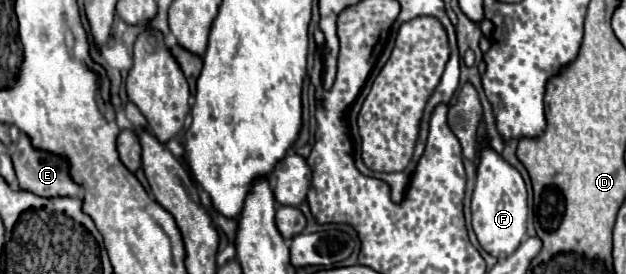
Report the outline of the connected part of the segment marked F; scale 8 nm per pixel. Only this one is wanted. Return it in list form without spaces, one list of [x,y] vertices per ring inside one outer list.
[[[490,138],[482,140],[480,162],[476,170],[476,186],[472,192],[472,228],[478,236],[480,246],[494,258],[510,256],[526,234],[526,186],[520,172],[510,166],[492,146]]]

